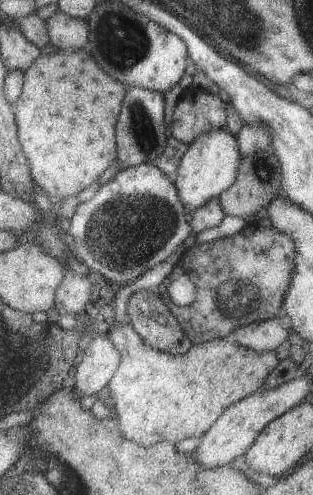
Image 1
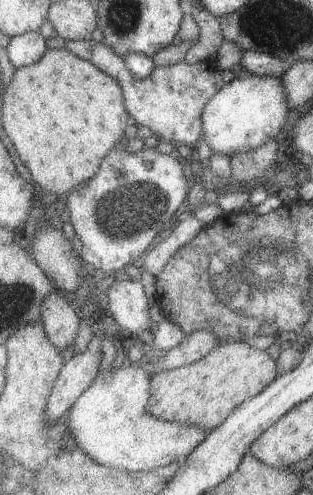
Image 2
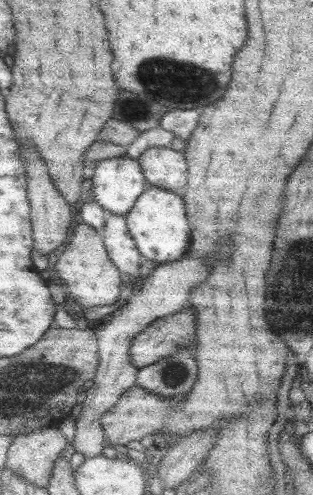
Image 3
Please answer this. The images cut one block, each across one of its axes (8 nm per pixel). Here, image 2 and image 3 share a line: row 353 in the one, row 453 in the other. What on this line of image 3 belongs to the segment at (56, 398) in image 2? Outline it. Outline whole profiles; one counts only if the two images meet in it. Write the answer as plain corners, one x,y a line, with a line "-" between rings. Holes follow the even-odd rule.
189,256
189,258
181,258
177,262
171,262
171,264
155,266
155,270
143,278
143,284
133,288
133,294
125,300
125,304
121,302
119,310
115,310
101,324
95,326
99,366
93,376
93,386
85,394
81,394
81,402
75,412
75,436
69,442
69,452
79,452
87,460
87,458
101,456
101,450
109,446
109,442
105,440
105,434
101,430
99,418
105,416
107,410
119,402
119,398
125,390
135,386
135,374
139,372
139,368
135,368
129,358
129,346
131,346
133,338
141,330
145,330
151,322
155,322
157,318
165,318
165,316
171,316
171,314
177,314
179,310
183,310
189,302
191,290
197,284
205,282
205,278
209,278
209,274
211,274
211,260
205,256
203,258

